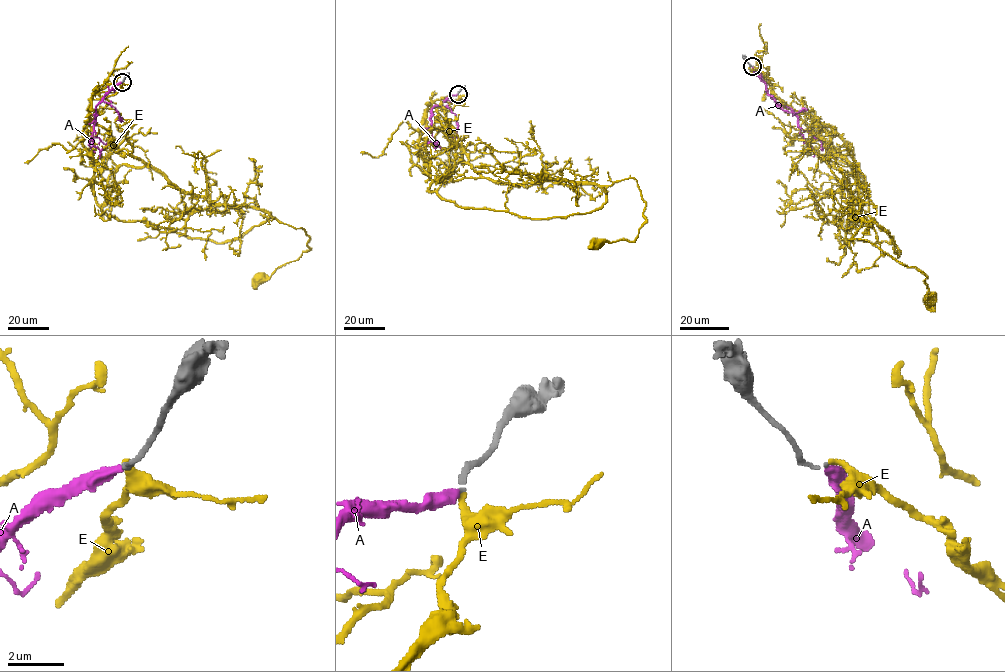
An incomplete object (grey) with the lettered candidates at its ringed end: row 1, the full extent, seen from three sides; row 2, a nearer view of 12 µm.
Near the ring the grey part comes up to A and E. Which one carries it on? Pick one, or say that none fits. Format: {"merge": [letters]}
{"merge": ["E"]}

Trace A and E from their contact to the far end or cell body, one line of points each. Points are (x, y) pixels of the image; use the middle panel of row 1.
A: (457, 94), (450, 95), (432, 109), (432, 139), (426, 145), (427, 152)
E: (457, 94), (427, 110), (429, 138), (483, 177), (634, 178), (645, 203), (638, 236), (596, 245)

